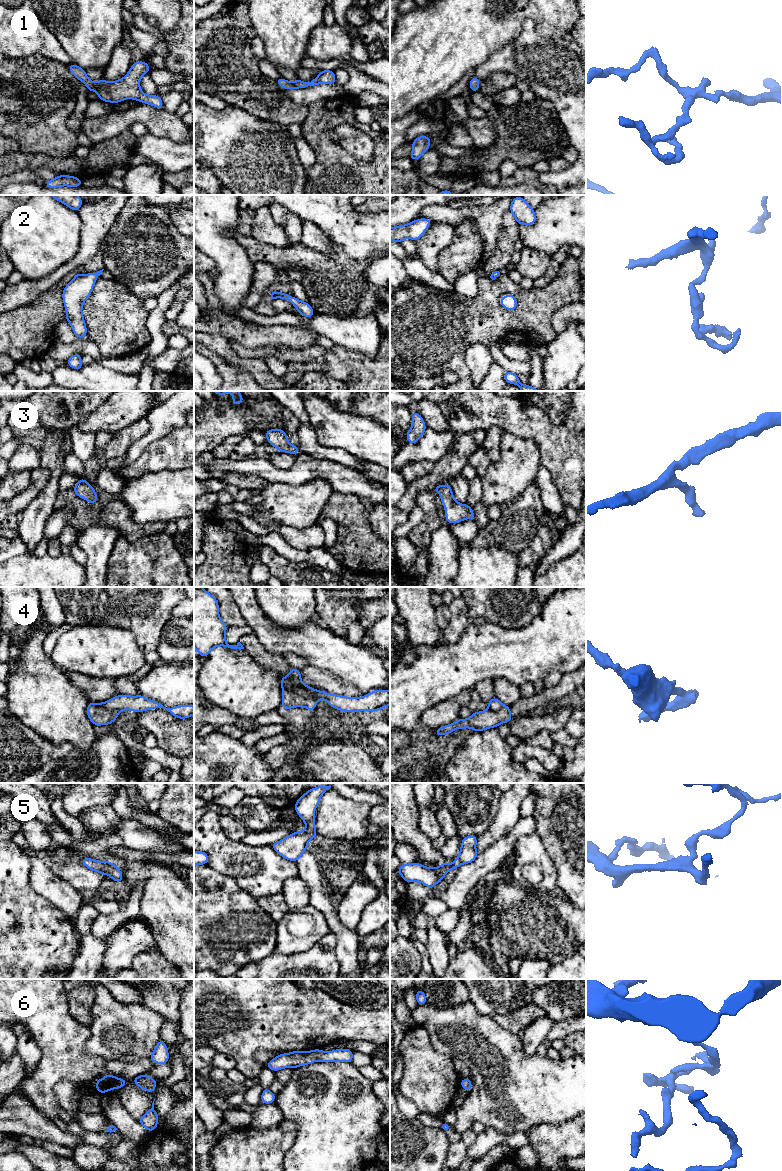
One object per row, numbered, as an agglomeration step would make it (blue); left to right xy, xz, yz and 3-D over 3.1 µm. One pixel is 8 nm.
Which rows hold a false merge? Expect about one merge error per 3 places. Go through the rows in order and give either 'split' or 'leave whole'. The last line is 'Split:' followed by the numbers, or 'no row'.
1: leave whole
2: leave whole
3: leave whole
4: split
5: leave whole
6: leave whole
Split: 4

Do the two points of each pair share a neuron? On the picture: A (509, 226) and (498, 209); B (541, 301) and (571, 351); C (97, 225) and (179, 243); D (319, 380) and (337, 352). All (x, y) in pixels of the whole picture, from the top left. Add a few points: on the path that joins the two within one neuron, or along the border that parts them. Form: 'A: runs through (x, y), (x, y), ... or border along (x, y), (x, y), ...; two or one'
A: border along (508, 210), (503, 215), (497, 238); two
B: border along (557, 334), (547, 345); two
C: border along (122, 208), (104, 237); two
D: border along (300, 377), (309, 372), (321, 372), (339, 380); two

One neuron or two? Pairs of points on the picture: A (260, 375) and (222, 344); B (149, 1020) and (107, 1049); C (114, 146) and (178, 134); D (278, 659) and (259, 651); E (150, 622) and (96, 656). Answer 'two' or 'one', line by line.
A: one
B: one
C: two
D: one
E: two

